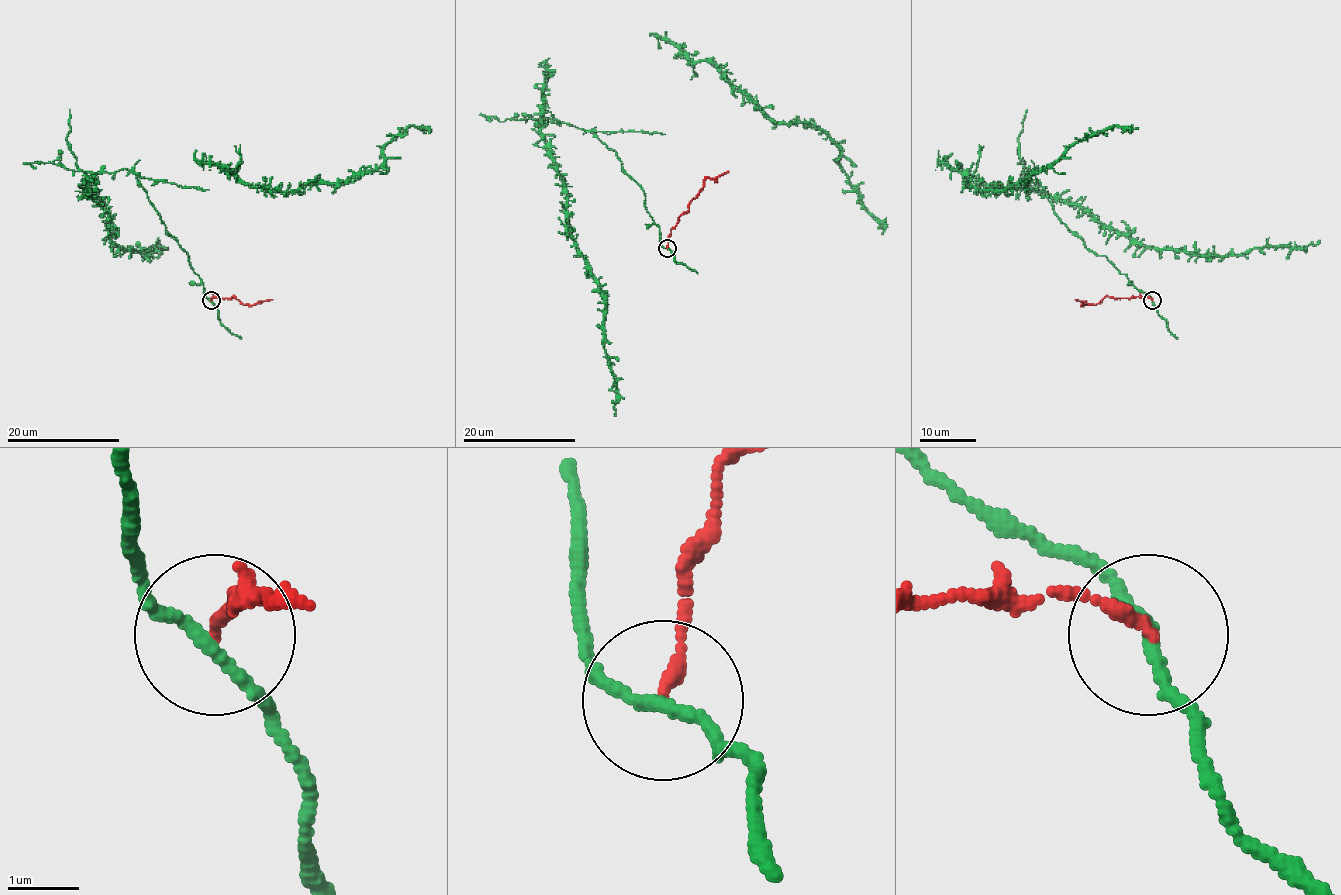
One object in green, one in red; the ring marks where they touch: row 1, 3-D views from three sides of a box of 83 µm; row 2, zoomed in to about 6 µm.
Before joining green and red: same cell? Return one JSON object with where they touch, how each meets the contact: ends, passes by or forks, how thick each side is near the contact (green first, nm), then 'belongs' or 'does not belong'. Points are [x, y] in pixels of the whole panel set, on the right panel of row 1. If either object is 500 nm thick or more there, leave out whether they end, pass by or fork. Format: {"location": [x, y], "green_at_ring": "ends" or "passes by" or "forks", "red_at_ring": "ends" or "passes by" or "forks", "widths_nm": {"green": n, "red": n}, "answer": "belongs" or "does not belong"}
{"location": [1152, 300], "green_at_ring": "passes by", "red_at_ring": "ends", "widths_nm": {"green": 160, "red": 180}, "answer": "does not belong"}

